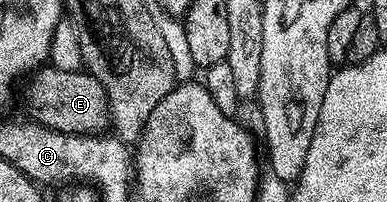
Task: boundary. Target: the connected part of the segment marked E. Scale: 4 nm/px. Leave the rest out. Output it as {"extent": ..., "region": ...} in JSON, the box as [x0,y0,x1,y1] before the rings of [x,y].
{"extent":[24,65,110,135],"region":[[[45,65],[39,68],[27,83],[24,107],[28,110],[29,120],[44,127],[53,127],[55,131],[67,135],[99,135],[109,130],[110,116],[106,89],[102,89],[99,81],[87,71],[83,69],[55,71],[52,65]]]}

